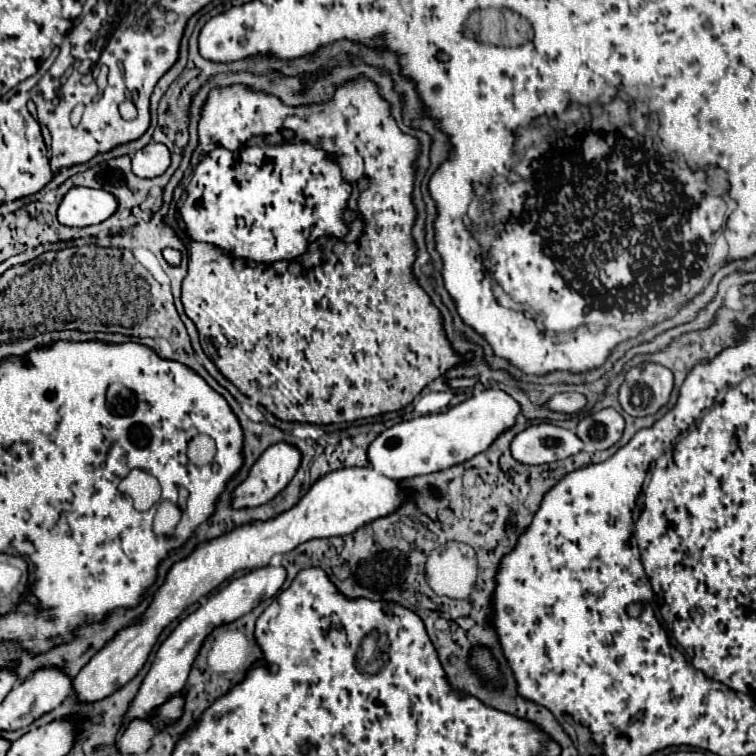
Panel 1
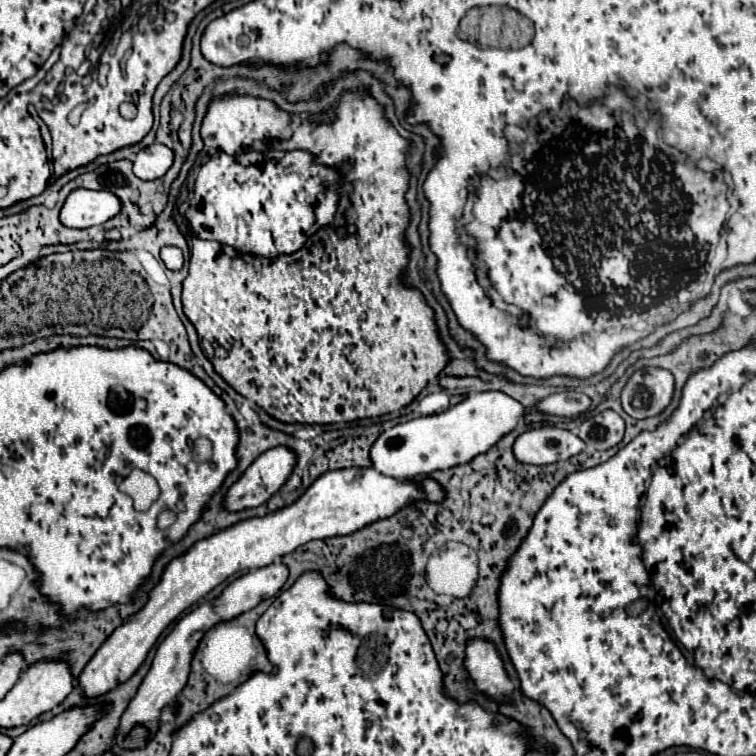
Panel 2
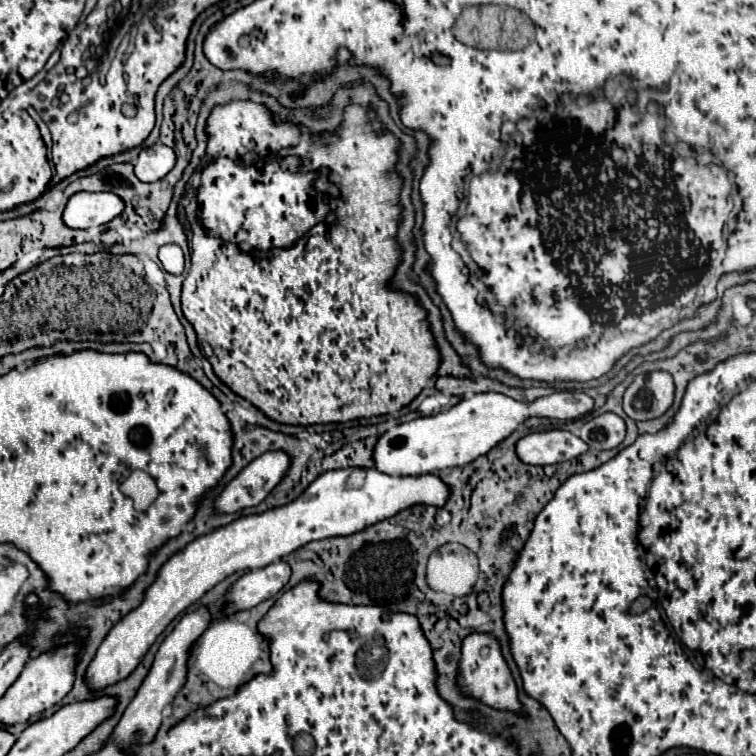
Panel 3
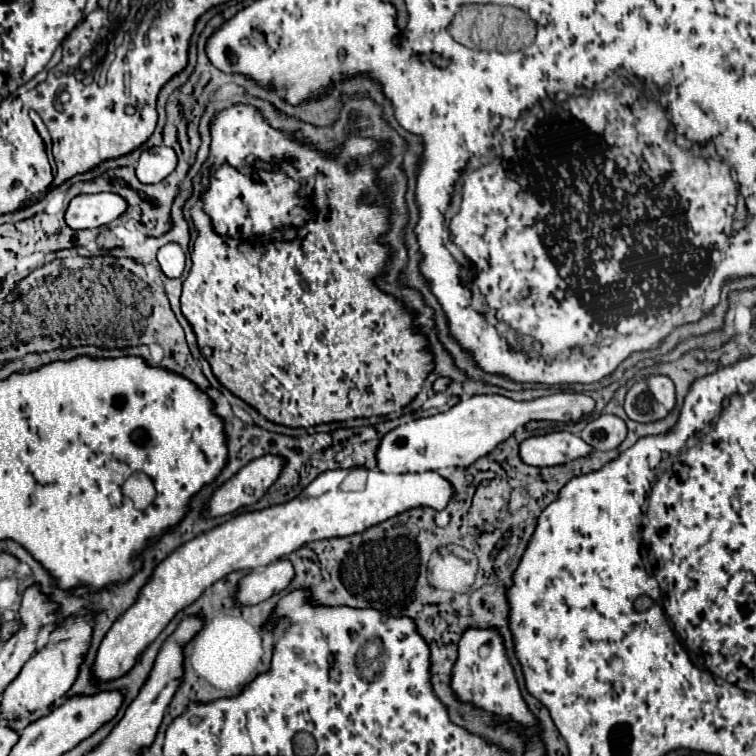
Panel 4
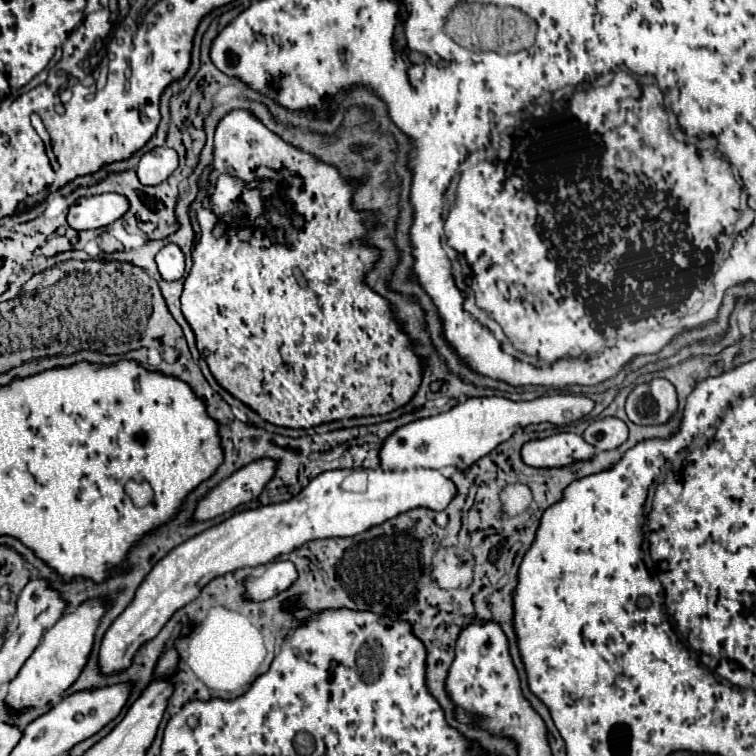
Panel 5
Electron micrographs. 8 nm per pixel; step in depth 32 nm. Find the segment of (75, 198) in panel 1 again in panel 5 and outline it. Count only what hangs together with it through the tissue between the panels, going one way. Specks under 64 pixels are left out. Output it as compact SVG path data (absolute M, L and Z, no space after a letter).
M98 194L80 198L68 212L68 224L74 230L104 228L122 218L130 208L130 202L122 194Z

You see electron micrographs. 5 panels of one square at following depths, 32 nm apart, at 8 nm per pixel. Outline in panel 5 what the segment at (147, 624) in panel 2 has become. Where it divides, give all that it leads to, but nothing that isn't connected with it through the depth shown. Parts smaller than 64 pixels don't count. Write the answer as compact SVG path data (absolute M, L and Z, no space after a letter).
M330 470L316 476L298 496L288 502L248 508L232 514L228 520L204 530L202 534L172 548L158 560L136 590L128 608L110 624L100 646L100 670L112 674L130 666L134 652L142 642L152 640L168 618L188 602L192 602L202 586L212 578L244 566L260 566L272 562L276 556L300 548L304 542L318 538L344 538L366 532L372 526L408 512L412 508L444 510L456 496L456 486L440 470L404 470L384 472L366 470L368 486L364 492L348 492L342 488L350 470Z

